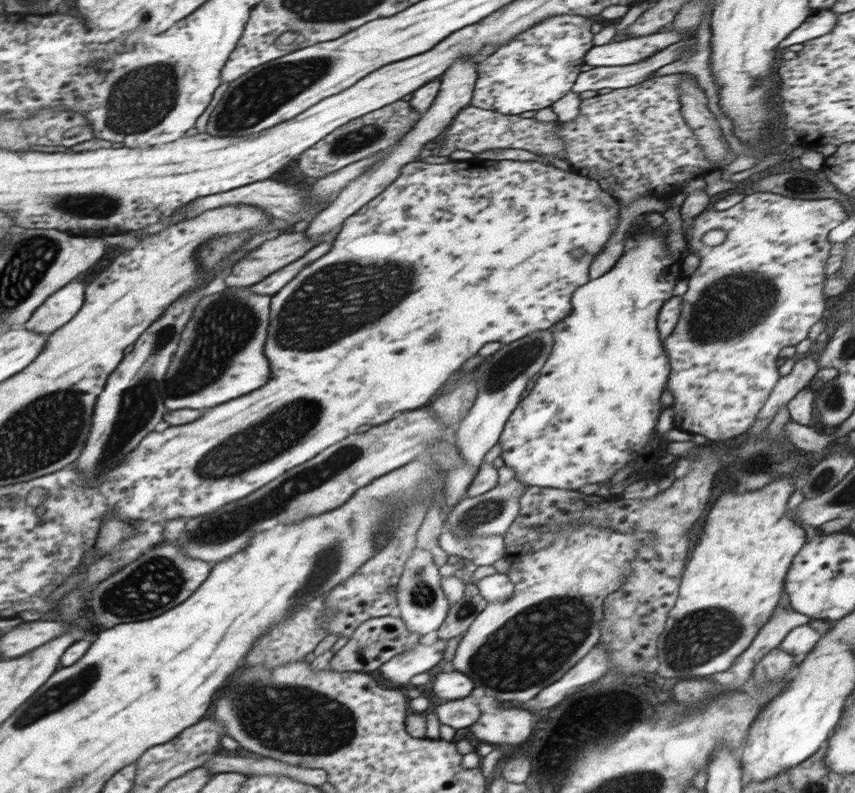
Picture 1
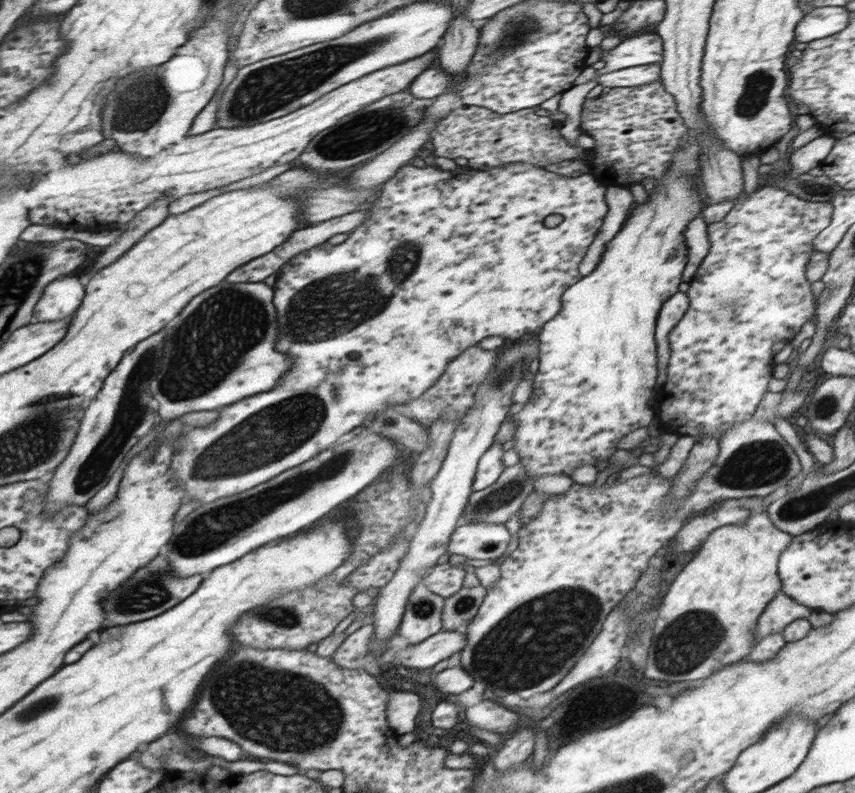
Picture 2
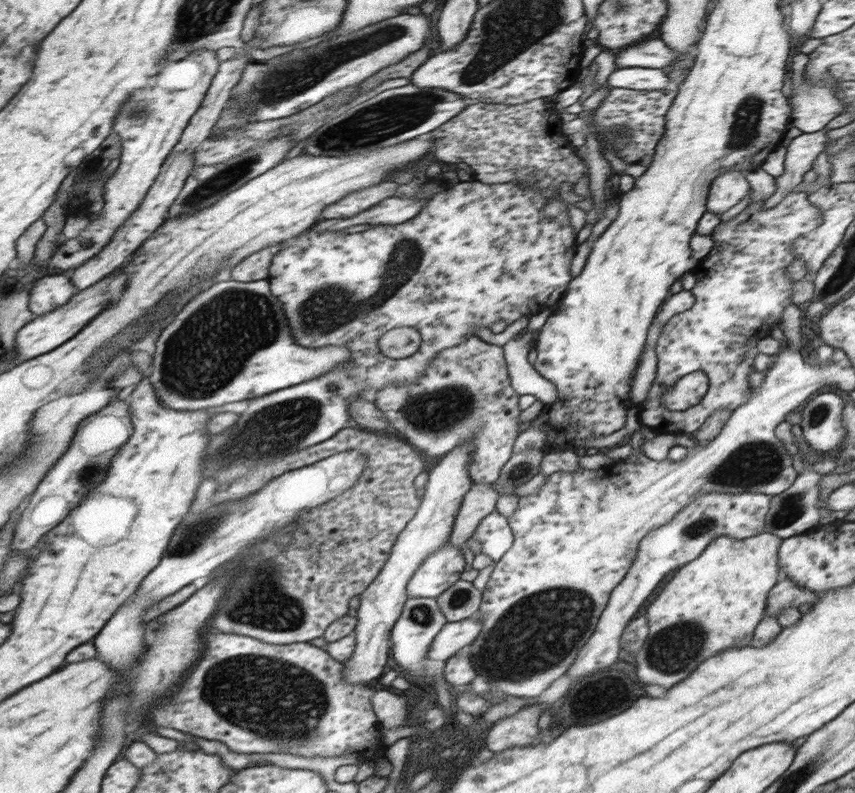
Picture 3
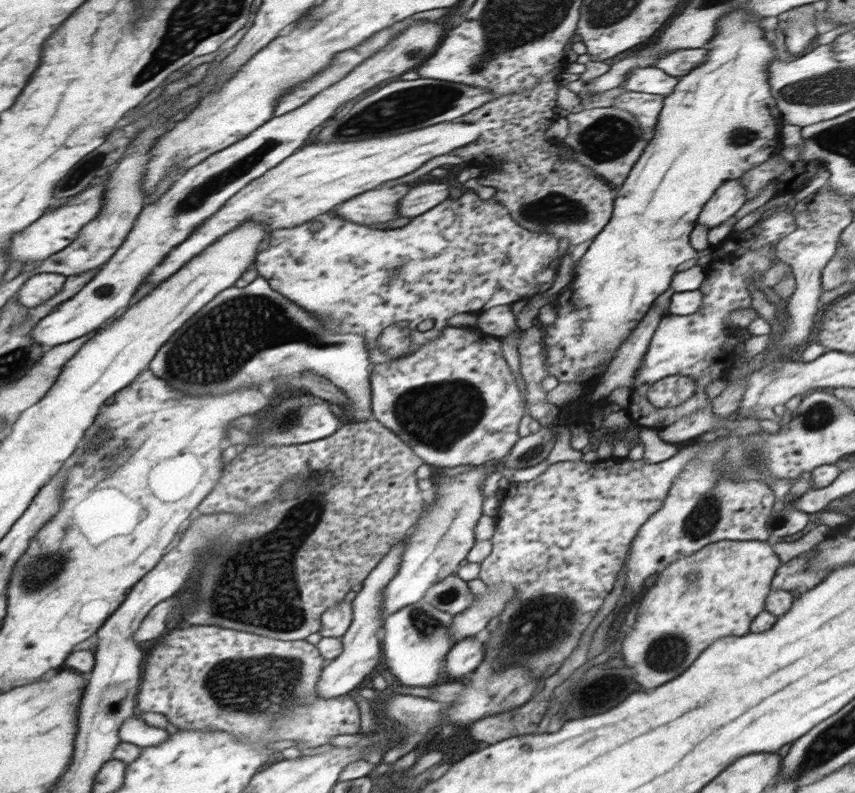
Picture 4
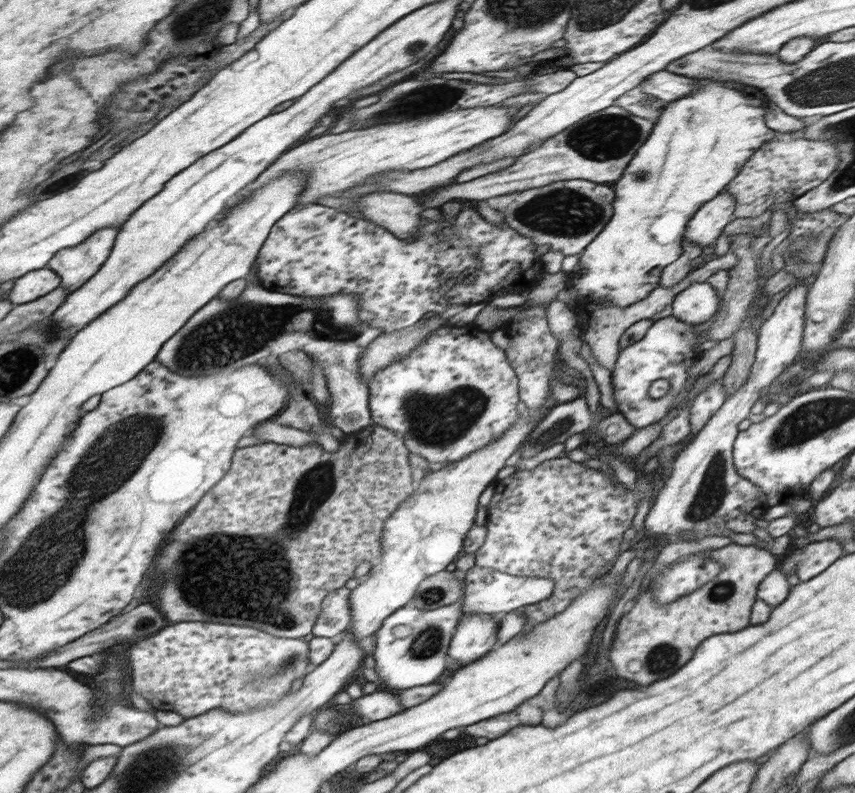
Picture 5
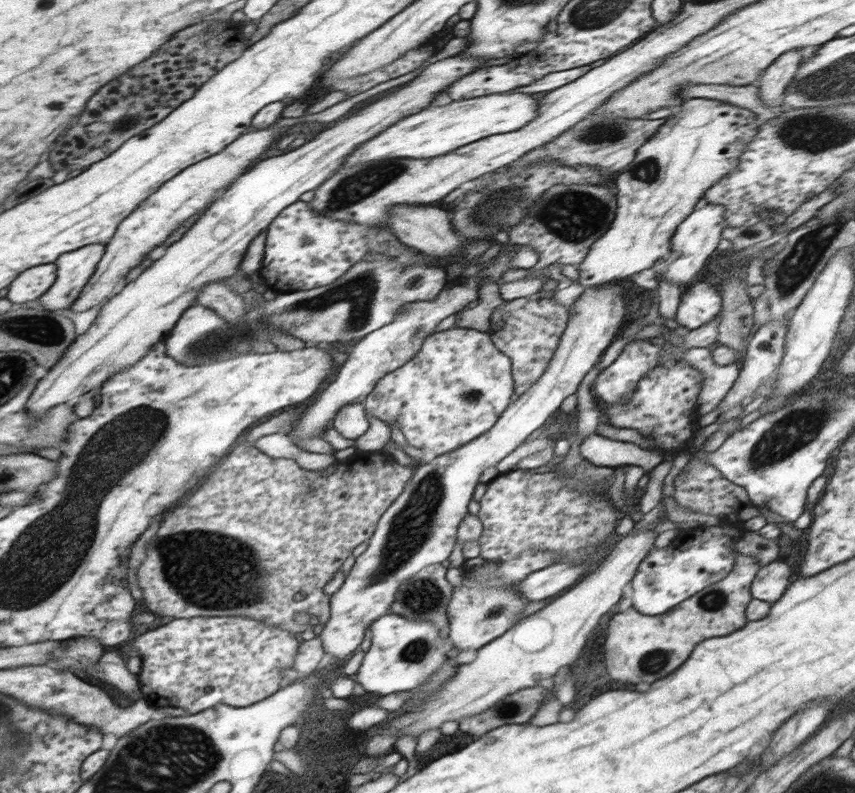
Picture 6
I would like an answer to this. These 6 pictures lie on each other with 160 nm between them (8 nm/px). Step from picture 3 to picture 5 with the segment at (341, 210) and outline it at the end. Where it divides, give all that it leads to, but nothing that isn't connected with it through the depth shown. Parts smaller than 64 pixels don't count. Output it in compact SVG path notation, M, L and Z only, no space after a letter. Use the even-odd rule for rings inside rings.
M374 192L362 196L357 202L362 216L370 222L382 224L394 236L402 240L410 240L416 236L422 206L414 202L414 198L404 194L390 194L390 192Z

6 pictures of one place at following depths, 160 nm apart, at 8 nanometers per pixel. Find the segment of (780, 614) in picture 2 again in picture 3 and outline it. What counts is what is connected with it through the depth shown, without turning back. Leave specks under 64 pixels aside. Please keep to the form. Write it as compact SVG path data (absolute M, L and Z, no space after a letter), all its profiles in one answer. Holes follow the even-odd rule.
M784 576L770 590L767 602L766 614L776 617L784 609L799 609L808 602L816 602L816 593L796 586L791 578Z

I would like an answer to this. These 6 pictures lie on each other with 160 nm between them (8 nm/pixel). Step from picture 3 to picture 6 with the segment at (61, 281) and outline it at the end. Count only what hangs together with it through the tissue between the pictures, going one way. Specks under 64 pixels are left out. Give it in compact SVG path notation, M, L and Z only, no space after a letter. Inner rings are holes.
M56 263L41 264L20 273L8 286L6 298L13 303L36 302L57 277Z

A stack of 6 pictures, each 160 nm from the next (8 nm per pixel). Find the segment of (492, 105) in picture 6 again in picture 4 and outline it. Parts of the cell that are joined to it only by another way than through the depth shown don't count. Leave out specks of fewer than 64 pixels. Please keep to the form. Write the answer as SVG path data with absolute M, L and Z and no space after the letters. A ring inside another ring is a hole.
M463 121L444 122L398 136L395 134L346 144L310 144L306 148L300 148L298 152L233 194L218 211L196 227L183 243L172 248L172 252L165 256L164 262L155 266L149 272L147 280L144 279L144 282L140 283L128 305L140 302L153 288L177 274L189 260L206 251L208 246L238 228L243 222L263 220L268 232L278 228L294 228L304 222L310 224L317 216L328 212L330 208L336 208L344 200L368 192L382 182L402 178L418 170L430 158L448 154L460 146L466 146L468 142L474 142L476 138L478 134L472 124Z

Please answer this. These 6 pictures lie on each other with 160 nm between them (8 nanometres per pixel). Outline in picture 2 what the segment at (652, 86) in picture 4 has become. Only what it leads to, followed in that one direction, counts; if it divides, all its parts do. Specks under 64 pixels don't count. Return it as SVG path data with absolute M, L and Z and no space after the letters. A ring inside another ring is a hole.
M661 62L656 64L644 64L644 66L631 66L600 74L594 68L585 68L580 76L575 80L575 84L587 84L591 80L596 80L602 86L616 87L635 87L655 83L661 78Z

